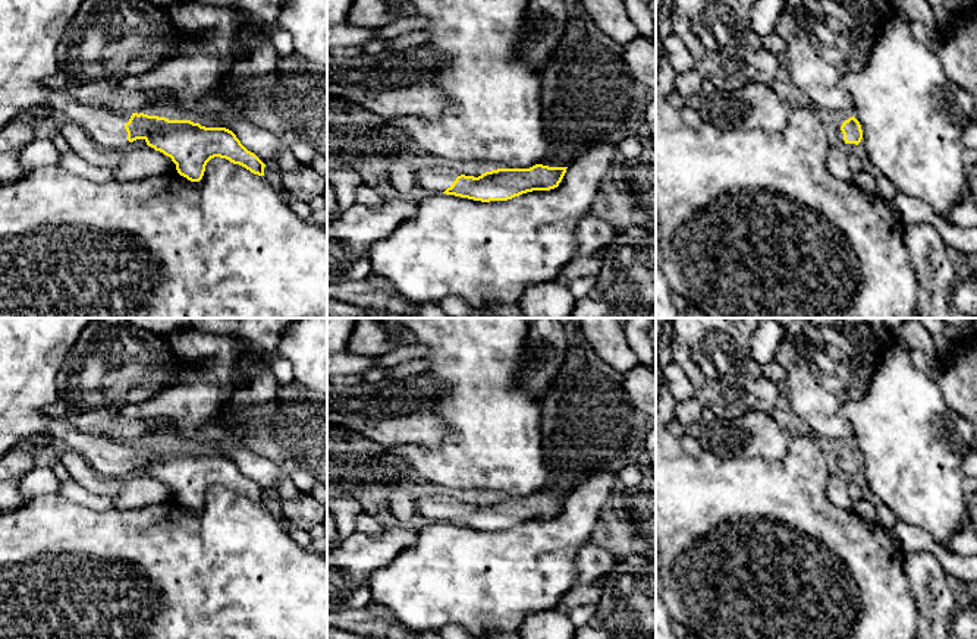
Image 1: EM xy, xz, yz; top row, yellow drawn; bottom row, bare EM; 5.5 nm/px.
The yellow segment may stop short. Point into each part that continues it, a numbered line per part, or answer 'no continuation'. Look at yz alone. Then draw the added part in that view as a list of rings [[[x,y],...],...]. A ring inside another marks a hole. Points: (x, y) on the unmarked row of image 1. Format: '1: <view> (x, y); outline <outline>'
1: yz (842, 446); outline [[[849,441],[849,443],[839,443],[839,447],[838,447],[838,456],[839,456],[838,463],[839,463],[839,468],[844,470],[844,473],[845,473],[849,479],[852,479],[857,473],[855,473],[855,472],[846,472],[846,470],[844,469],[844,462],[842,462],[842,459],[841,459],[842,451],[844,451],[845,448],[848,448],[849,446],[852,446],[851,441]]]

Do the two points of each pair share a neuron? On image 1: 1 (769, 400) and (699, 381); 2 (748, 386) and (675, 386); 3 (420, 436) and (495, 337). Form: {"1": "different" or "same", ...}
{"1": "same", "2": "different", "3": "different"}

